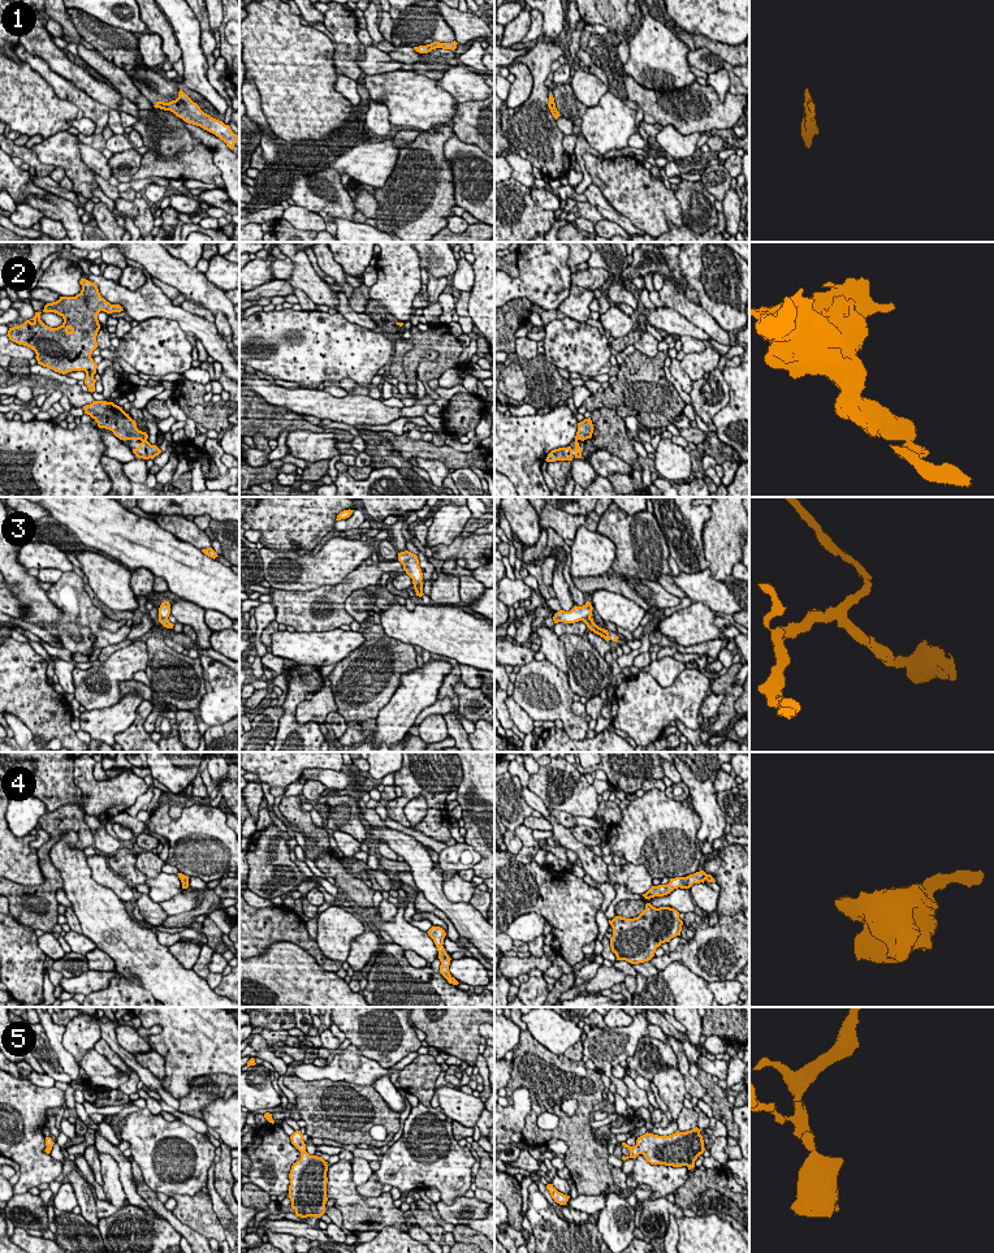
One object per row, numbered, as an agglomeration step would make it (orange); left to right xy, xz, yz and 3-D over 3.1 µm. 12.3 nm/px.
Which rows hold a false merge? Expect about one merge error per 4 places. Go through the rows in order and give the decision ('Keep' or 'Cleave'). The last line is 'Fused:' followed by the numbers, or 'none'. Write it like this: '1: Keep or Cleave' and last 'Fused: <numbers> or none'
1: Keep
2: Keep
3: Cleave
4: Keep
5: Keep
Fused: 3

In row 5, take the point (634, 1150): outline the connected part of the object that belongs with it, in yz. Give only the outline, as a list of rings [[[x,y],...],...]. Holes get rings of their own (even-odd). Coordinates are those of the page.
[[[696,1127],[687,1132],[677,1131],[669,1136],[645,1133],[636,1140],[635,1146],[622,1142],[630,1150],[628,1157],[623,1161],[636,1158],[643,1154],[651,1165],[665,1165],[673,1167],[687,1166],[688,1170],[695,1167],[695,1161],[704,1153],[704,1140],[700,1129]]]

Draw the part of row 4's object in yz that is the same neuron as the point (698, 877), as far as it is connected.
[[[700,870],[687,877],[670,878],[670,882],[667,885],[652,886],[645,894],[643,894],[643,896],[645,899],[664,896],[670,894],[674,889],[690,889],[693,883],[704,883],[705,880],[708,882],[716,882],[710,874],[706,874],[704,870]]]

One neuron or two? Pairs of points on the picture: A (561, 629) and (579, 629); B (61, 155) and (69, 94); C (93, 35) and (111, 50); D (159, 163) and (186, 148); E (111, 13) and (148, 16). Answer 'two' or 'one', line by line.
A: one
B: two
C: one
D: one
E: two

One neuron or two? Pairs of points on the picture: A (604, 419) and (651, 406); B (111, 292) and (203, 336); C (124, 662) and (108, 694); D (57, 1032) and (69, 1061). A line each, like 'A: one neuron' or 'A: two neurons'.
A: two neurons
B: one neuron
C: one neuron
D: one neuron

